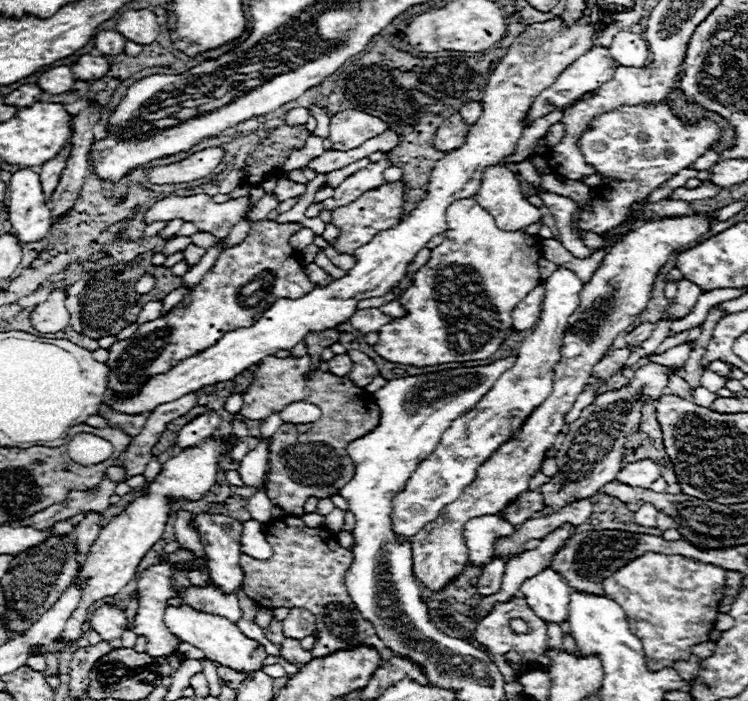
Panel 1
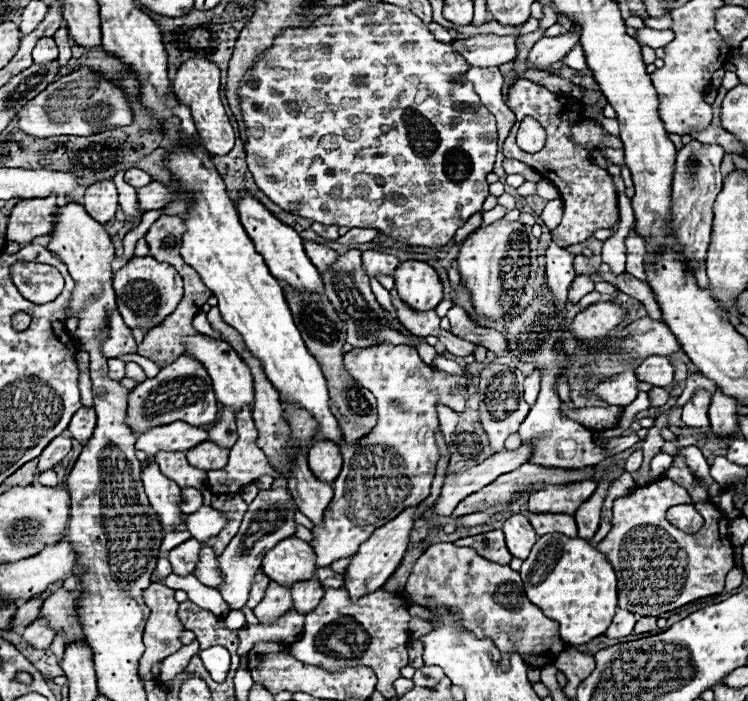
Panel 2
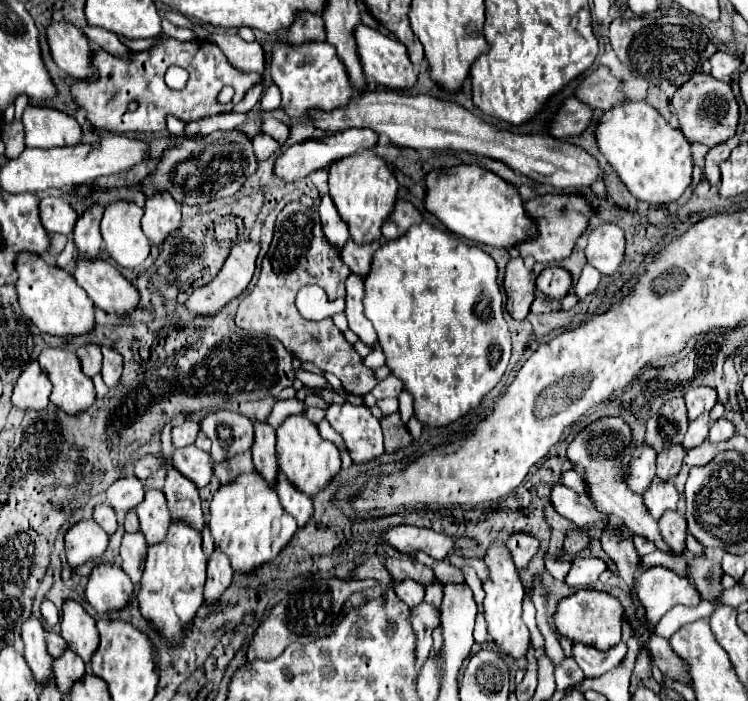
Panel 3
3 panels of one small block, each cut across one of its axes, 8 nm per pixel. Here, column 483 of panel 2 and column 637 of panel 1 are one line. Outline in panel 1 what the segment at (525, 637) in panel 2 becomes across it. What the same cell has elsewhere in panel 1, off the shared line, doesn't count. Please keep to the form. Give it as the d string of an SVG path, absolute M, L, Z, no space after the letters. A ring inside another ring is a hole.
M646 552L604 580L604 594L614 598L630 618L630 630L640 638L648 670L670 668L674 660L690 656L690 646L708 640L718 602L724 596L724 568L694 562L686 556Z

